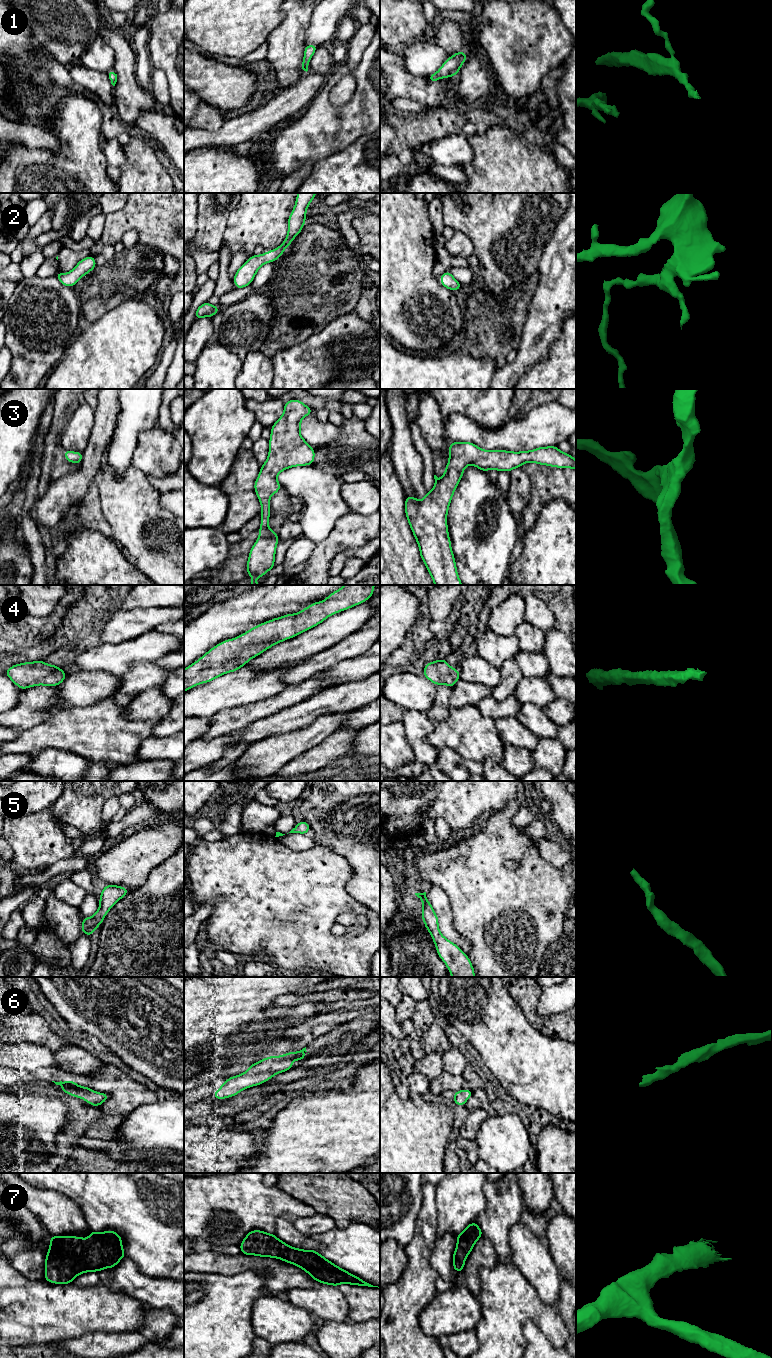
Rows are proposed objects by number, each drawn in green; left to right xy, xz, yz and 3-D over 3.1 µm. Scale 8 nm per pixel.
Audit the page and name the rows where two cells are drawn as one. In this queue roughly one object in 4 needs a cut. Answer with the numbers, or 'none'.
none

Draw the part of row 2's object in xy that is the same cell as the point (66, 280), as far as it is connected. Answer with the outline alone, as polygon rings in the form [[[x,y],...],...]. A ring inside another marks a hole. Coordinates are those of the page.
[[[88,256],[80,260],[75,268],[66,274],[61,274],[59,270],[55,274],[63,286],[73,287],[84,275],[96,267],[95,257]]]

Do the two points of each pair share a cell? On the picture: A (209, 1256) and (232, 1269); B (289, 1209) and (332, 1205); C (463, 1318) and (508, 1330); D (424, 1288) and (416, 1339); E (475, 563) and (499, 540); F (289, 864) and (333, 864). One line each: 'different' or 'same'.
A: same
B: different
C: different
D: same
E: same
F: same

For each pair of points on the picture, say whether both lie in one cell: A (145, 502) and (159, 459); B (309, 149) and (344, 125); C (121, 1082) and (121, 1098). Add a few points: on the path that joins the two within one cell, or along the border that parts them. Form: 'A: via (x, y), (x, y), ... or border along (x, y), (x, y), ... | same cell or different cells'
A: border along (132, 465), (148, 476) | different cells
B: via (318, 140), (329, 129), (335, 128) | same cell
C: border along (126, 1089), (113, 1089), (109, 1092) | different cells

